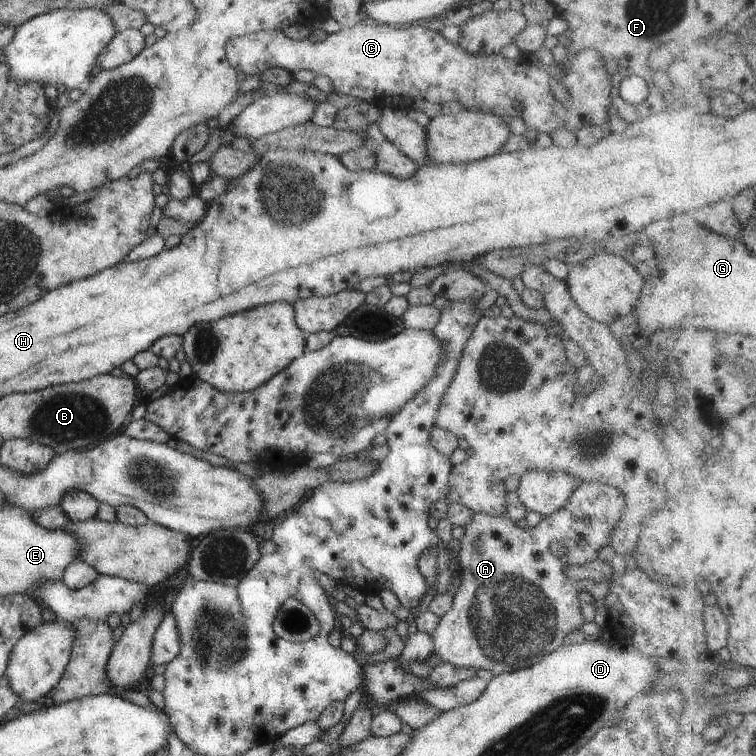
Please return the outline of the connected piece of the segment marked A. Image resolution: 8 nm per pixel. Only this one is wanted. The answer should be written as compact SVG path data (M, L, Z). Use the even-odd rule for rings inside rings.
M581 481L566 504L543 517L534 528L519 528L503 515L473 513L471 521L463 527L464 532L457 539L461 584L452 596L449 611L439 617L435 629L427 633L433 643L432 654L439 658L440 663L448 663L459 669L471 668L488 677L529 667L556 650L562 645L565 635L579 629L584 622L578 595L586 593L595 600L607 595L609 580L572 580L568 572L575 566L596 559L597 550L608 544L613 524L624 513L625 504L624 494L616 487L598 481ZM554 540L566 547L565 556L555 558L550 554L547 546Z

